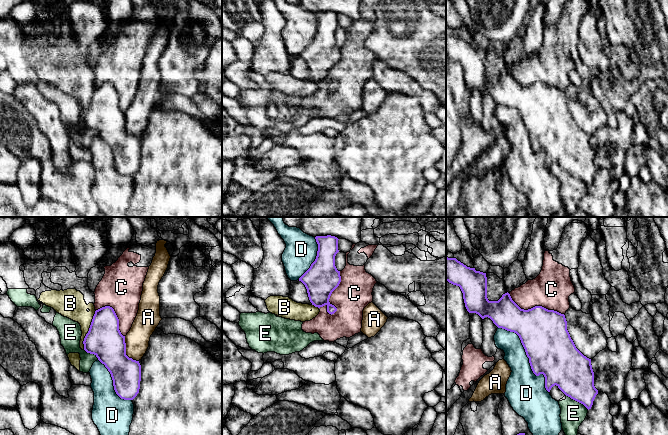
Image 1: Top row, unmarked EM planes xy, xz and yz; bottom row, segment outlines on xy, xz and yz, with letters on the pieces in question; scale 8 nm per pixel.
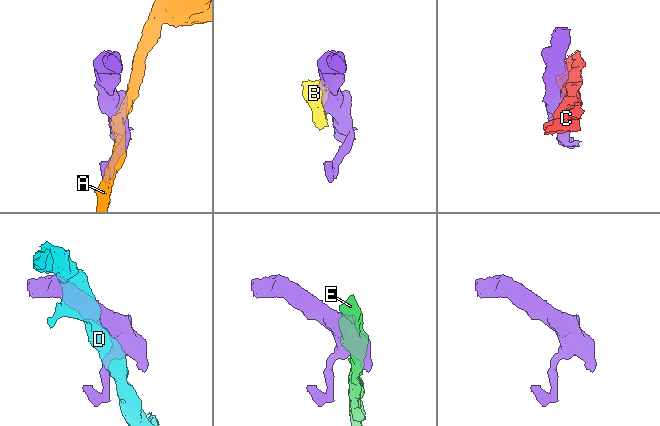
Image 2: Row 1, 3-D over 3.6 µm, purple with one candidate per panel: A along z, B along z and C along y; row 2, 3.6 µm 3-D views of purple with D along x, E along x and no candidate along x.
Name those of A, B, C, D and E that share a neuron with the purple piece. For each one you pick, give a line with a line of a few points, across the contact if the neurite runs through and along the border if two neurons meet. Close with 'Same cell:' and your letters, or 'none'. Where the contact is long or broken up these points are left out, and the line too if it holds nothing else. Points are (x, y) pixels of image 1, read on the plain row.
Same cell: none

